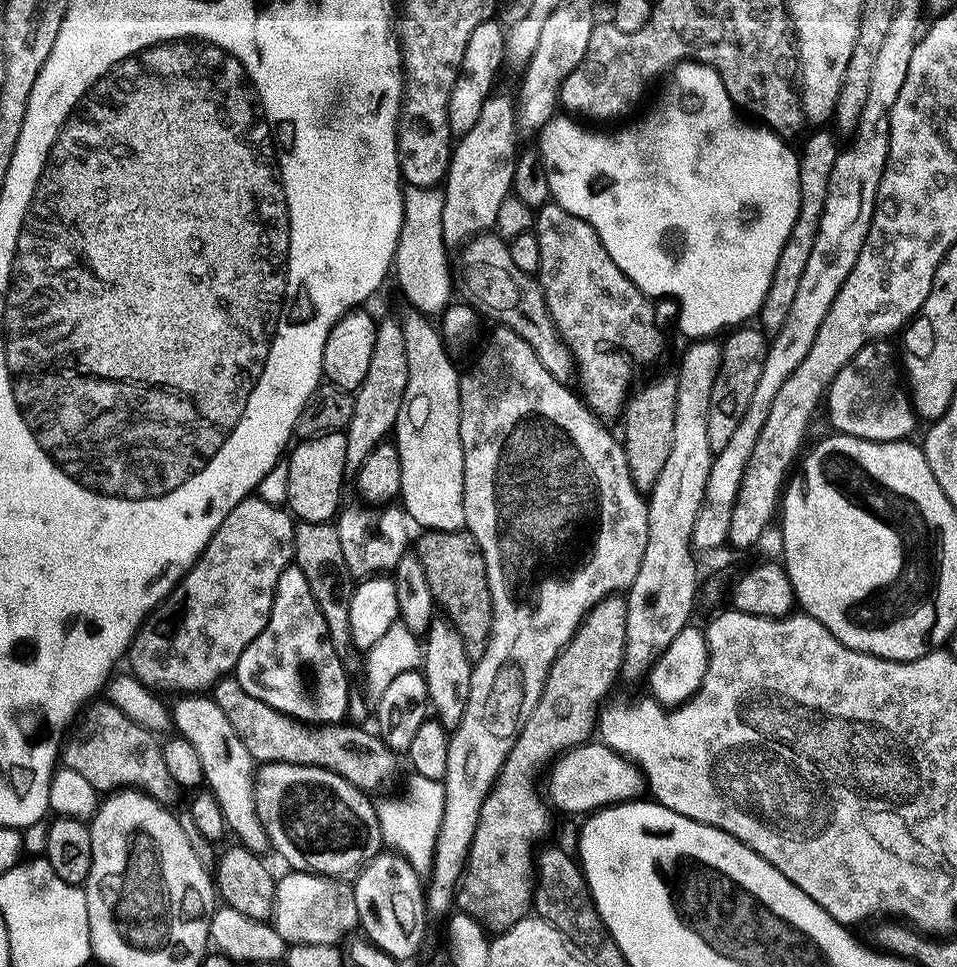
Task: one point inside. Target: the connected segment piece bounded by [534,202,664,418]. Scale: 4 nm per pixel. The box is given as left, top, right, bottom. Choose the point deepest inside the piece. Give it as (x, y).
(605, 320)

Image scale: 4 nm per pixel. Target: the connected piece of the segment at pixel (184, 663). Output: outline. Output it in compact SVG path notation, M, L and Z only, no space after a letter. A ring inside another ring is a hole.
M259 498L242 501L230 518L222 522L196 565L184 573L180 585L140 629L130 653L131 675L160 694L208 694L221 680L229 679L235 673L242 654L246 654L248 647L270 622L280 575L293 563L296 554L296 526L292 513L281 506Z

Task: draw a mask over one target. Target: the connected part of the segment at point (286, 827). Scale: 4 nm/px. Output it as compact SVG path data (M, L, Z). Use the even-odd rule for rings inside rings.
M264 764L263 767L255 773L254 783L256 785L256 810L255 815L260 816L263 831L267 832L268 839L270 841L271 847L277 848L280 851L280 856L289 865L287 866L291 871L294 872L312 872L316 876L330 876L333 878L344 878L347 877L347 872L351 870L352 867L356 867L356 870L363 869L365 865L369 862L375 861L380 850L382 851L382 841L381 841L381 828L379 818L377 816L377 805L375 803L368 801L371 800L365 793L361 792L360 789L355 788L353 784L348 781L347 778L341 776L339 772L330 768L316 768L312 764L310 766L302 766L301 764Z

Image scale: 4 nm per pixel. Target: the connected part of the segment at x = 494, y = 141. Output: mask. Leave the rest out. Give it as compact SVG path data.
M494 94L478 118L478 126L470 134L459 137L452 149L452 165L442 192L445 200L445 242L449 249L460 250L475 236L491 233L498 222L498 210L513 195L512 183L518 159L516 133L517 101Z

